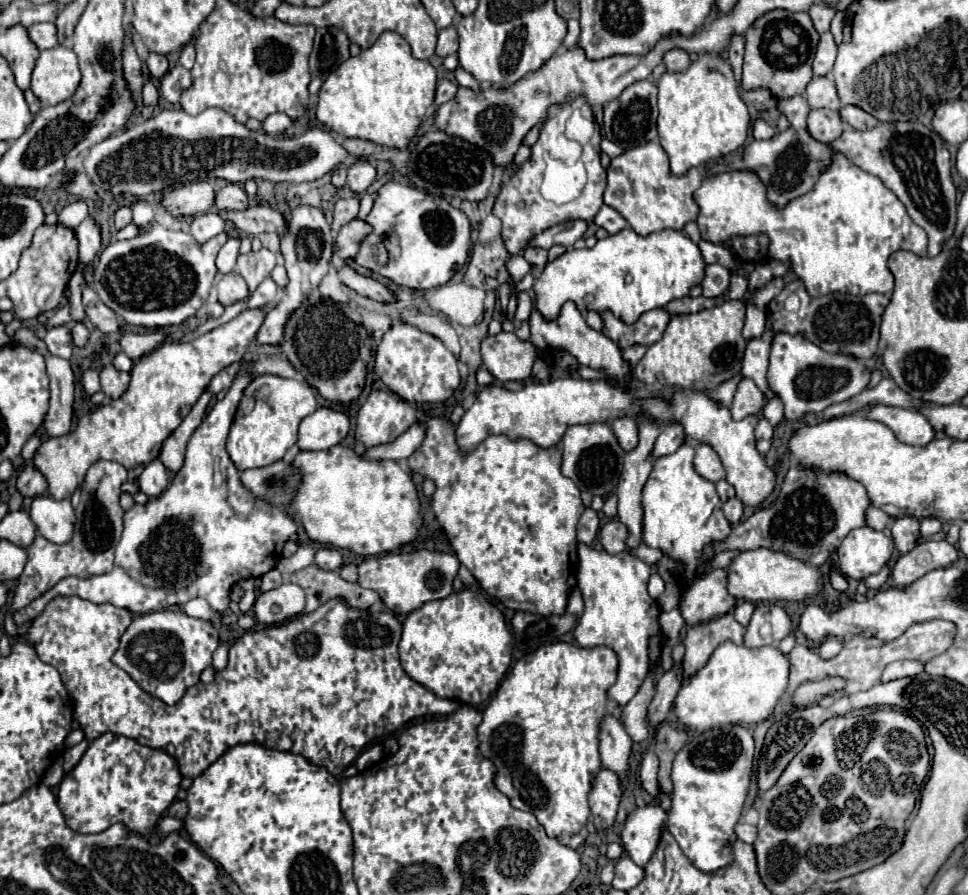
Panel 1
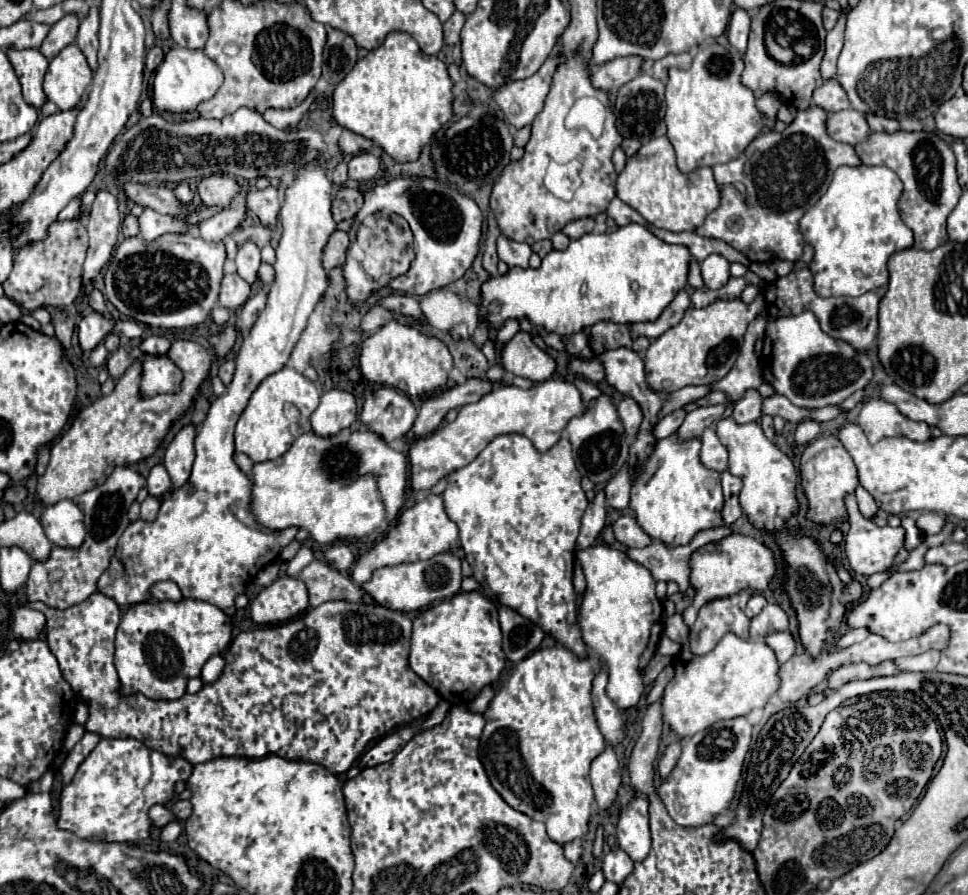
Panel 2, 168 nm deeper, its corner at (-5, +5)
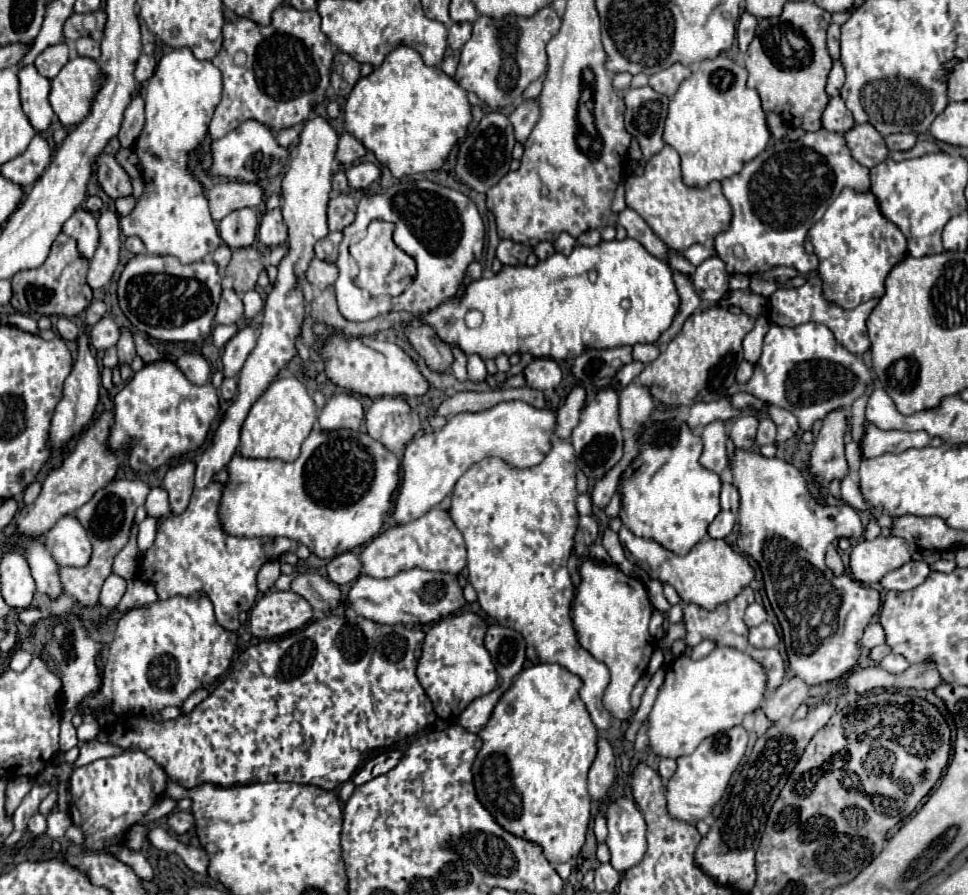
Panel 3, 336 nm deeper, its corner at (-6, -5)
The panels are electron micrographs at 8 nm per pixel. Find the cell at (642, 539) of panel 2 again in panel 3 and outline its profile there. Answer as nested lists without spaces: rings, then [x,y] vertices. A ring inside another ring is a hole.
[[[620,528],[620,542],[624,548],[626,558],[636,564],[638,568],[646,570],[650,578],[658,582],[668,582],[670,586],[676,588],[678,596],[688,602],[688,604],[698,604],[706,610],[714,610],[722,600],[734,598],[746,584],[754,580],[754,572],[746,558],[738,552],[732,550],[730,544],[724,540],[714,540],[714,538],[702,538],[688,554],[678,556],[666,548],[662,548],[654,540],[646,540],[640,536],[634,536],[628,528]]]

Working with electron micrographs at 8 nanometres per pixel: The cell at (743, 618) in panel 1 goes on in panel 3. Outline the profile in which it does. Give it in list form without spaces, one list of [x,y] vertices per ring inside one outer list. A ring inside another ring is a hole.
[[[756,602],[750,604],[750,606],[746,608],[744,622],[746,622],[748,626],[758,626],[758,624],[766,622],[766,610],[764,610],[760,604],[756,604]]]

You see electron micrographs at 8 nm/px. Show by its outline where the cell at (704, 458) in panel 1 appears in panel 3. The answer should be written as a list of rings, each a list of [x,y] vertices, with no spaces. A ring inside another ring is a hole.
[[[716,420],[716,422],[710,422],[708,426],[704,426],[702,442],[704,442],[704,452],[700,456],[700,464],[716,474],[722,474],[728,468],[724,422]]]

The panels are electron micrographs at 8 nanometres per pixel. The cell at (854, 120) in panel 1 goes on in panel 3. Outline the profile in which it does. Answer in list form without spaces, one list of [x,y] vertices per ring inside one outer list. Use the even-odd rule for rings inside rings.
[[[894,134],[886,136],[886,146],[890,150],[910,150],[918,142],[918,136],[914,134]]]

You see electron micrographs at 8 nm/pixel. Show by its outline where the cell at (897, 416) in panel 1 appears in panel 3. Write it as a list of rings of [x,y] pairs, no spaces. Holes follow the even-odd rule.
[[[866,424],[864,438],[860,442],[864,458],[876,458],[886,452],[904,452],[908,448],[924,448],[930,444],[928,432],[900,432],[900,430],[880,430]]]

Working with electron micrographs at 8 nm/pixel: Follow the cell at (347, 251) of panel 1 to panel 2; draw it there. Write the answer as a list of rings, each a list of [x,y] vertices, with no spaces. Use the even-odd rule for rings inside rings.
[[[335,230],[327,242],[327,248],[325,248],[325,258],[323,258],[325,270],[343,266],[347,248],[349,248],[349,234],[345,230]]]

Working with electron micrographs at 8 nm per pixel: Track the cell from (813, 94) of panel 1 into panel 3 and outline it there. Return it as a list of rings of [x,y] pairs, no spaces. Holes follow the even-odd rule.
[[[840,96],[830,98],[830,102],[822,114],[822,126],[836,134],[846,134],[850,128],[854,128],[854,118],[850,116],[850,110],[846,108],[846,104]]]

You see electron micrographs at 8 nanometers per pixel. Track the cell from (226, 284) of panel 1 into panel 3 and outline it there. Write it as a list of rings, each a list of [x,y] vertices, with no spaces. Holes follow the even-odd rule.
[[[232,288],[222,290],[222,300],[218,304],[218,312],[214,316],[214,322],[216,324],[234,324],[242,318],[242,314],[244,314],[242,298]]]

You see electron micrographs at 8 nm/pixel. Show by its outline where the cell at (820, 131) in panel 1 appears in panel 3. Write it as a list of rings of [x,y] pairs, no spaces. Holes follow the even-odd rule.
[[[856,124],[844,134],[852,158],[866,168],[872,168],[888,158],[888,148],[884,136],[872,124]]]

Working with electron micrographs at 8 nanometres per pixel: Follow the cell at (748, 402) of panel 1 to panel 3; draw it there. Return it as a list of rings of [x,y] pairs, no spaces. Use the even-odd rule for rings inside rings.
[[[742,416],[734,422],[730,430],[730,440],[738,450],[750,450],[756,440],[756,428],[758,428],[758,420],[754,416]]]

